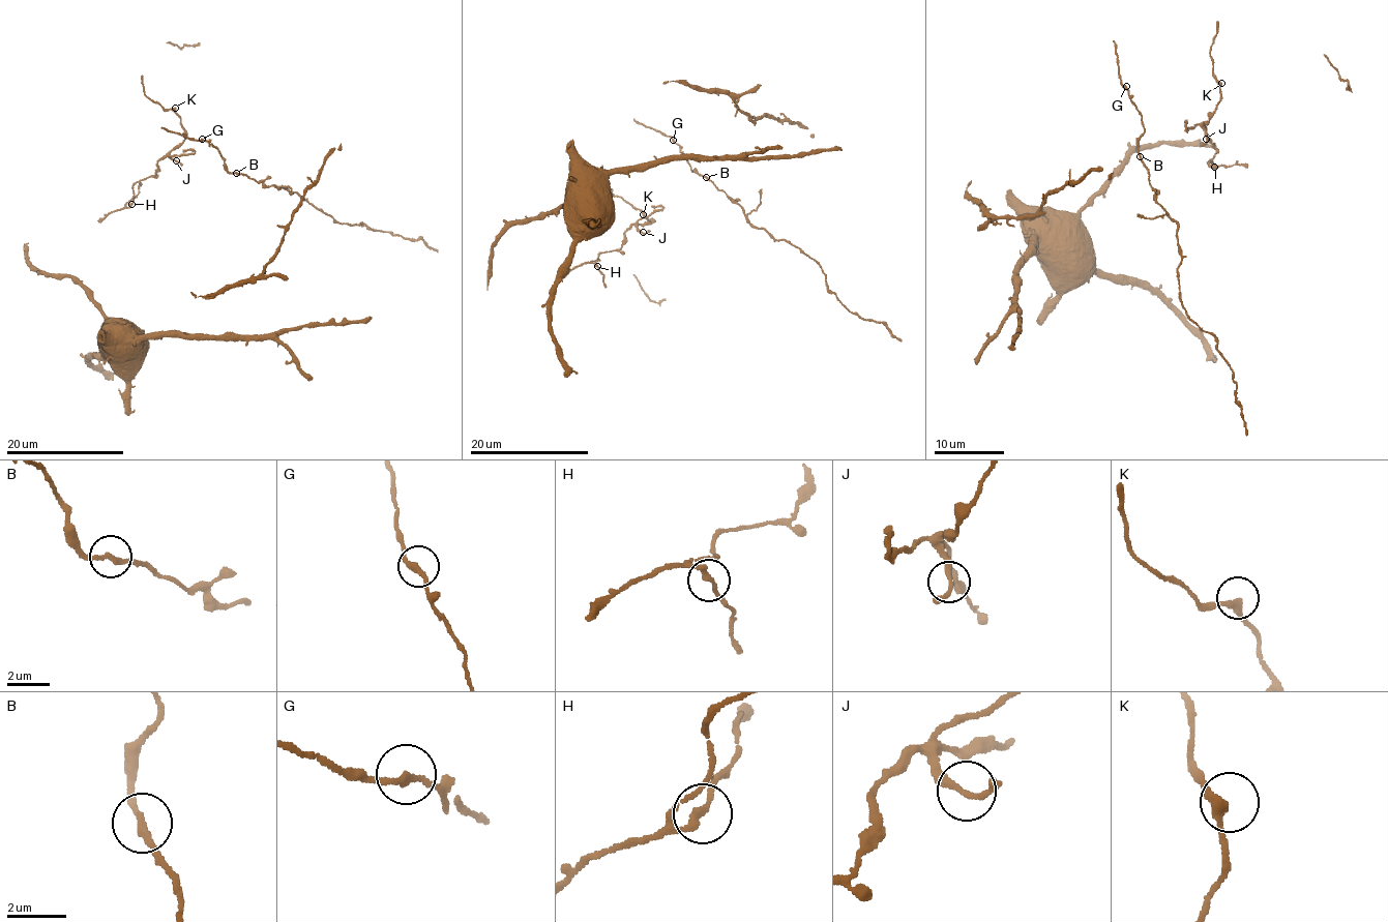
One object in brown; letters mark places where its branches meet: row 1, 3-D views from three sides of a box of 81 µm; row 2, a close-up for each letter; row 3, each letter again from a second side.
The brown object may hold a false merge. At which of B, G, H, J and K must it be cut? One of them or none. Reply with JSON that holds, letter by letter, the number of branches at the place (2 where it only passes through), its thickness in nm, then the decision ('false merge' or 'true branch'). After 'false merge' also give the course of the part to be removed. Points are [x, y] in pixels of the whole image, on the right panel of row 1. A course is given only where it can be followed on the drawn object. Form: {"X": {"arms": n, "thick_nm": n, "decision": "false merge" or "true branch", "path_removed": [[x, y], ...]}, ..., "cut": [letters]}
{"B": {"arms": 2, "thick_nm": 200, "decision": "true branch"}, "G": {"arms": 2, "thick_nm": 220, "decision": "true branch"}, "H": {"arms": 2, "thick_nm": 240, "decision": "true branch"}, "J": {"arms": 2, "thick_nm": 200, "decision": "true branch"}, "K": {"arms": 2, "thick_nm": 280, "decision": "true branch"}, "cut": []}

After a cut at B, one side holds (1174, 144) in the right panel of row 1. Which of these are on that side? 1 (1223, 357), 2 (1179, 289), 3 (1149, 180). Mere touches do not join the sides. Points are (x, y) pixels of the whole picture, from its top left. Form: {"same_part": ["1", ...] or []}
{"same_part": []}

